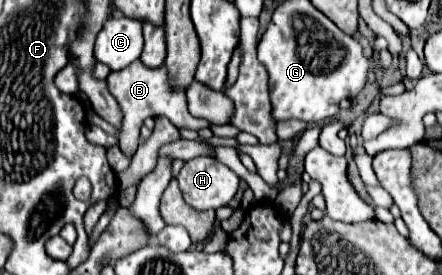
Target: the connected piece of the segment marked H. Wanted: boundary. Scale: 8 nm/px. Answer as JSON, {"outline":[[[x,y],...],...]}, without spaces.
{"outline":[[[198,156],[184,162],[176,179],[184,200],[196,210],[226,206],[240,184],[240,178],[214,156]]]}

